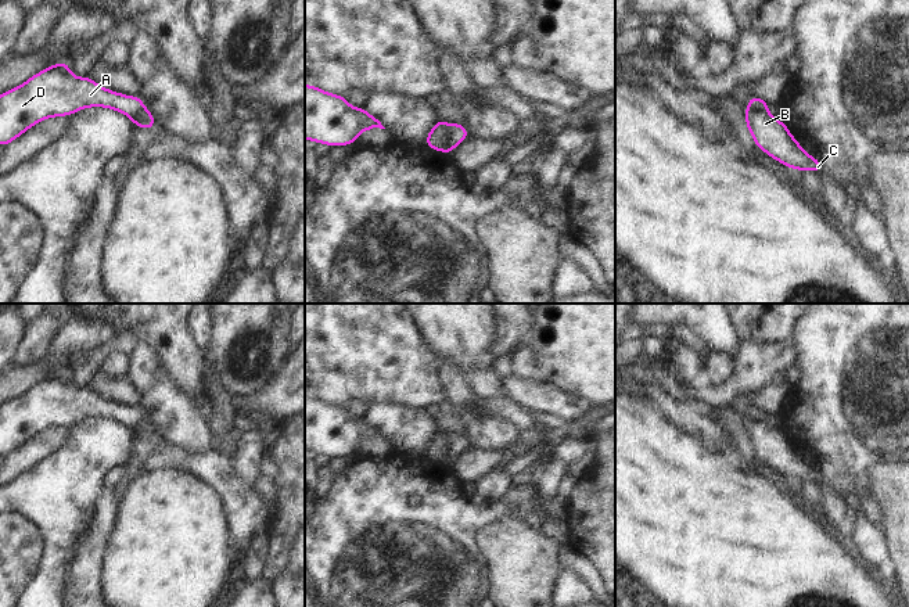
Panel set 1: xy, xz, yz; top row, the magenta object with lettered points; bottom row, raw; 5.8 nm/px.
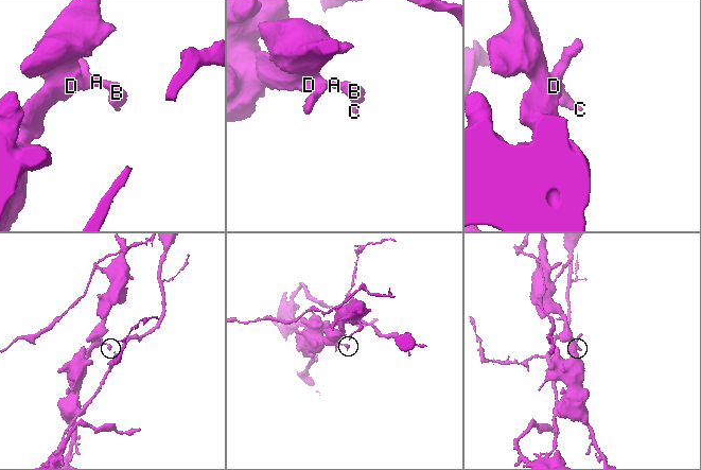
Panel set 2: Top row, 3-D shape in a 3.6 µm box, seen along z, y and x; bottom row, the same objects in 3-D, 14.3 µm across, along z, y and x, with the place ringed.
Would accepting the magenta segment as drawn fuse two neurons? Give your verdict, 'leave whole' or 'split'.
split

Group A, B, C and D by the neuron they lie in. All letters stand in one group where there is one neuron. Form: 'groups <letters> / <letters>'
groups A D / B C

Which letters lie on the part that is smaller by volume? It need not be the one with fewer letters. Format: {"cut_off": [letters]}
{"cut_off": ["B", "C"]}

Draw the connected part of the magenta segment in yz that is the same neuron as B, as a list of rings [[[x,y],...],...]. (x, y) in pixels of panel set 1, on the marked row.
[[[745,111],[745,127],[751,132],[755,147],[765,151],[768,157],[800,172],[823,172],[822,162],[805,152],[787,125],[768,111]]]

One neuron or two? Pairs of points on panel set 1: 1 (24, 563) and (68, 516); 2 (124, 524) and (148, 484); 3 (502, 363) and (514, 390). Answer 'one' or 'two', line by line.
1: one
2: one
3: two

